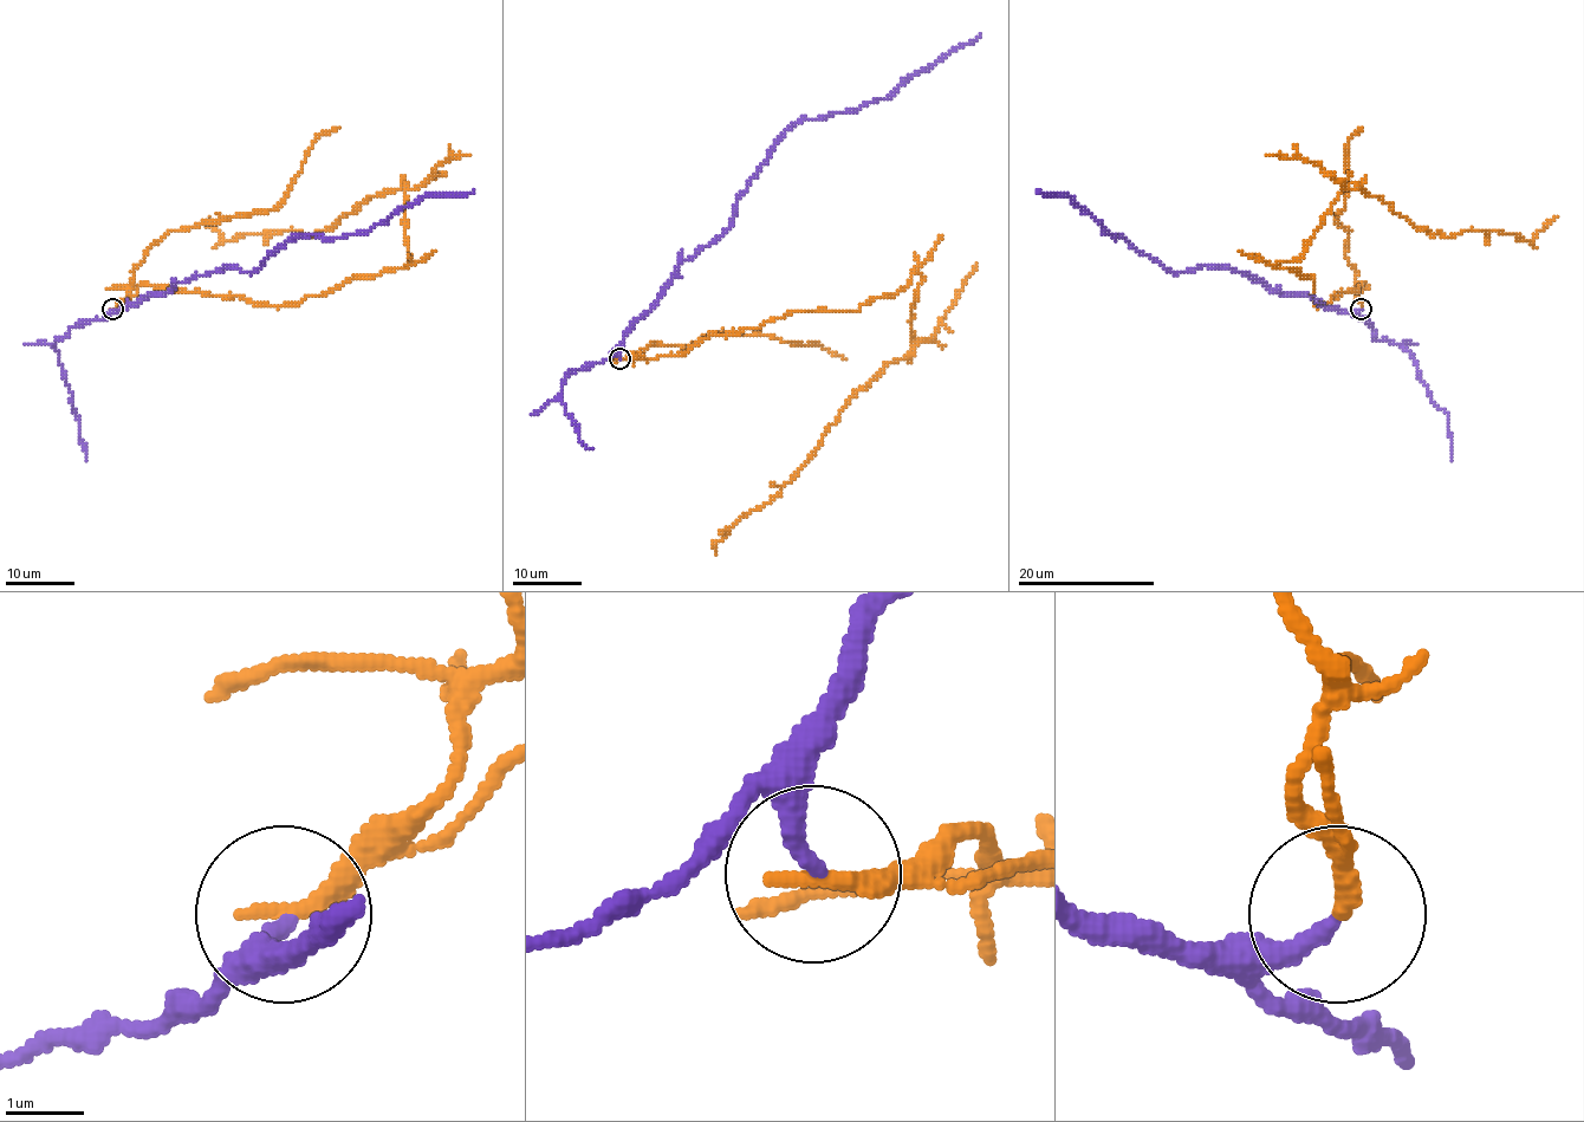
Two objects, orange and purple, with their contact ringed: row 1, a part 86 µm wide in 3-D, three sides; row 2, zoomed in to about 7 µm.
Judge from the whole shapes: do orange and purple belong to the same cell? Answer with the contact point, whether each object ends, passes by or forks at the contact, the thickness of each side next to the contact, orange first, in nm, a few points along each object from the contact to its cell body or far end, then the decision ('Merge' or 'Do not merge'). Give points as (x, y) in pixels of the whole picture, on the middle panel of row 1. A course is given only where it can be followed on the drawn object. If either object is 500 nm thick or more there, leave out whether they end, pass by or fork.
Place: (620, 358). At the ring orange ends. At the ring purple ends. Thickness 280 nm (orange) against 240 nm. Course of orange: (618, 358), (685, 355), (792, 312), (856, 312), (922, 276), (915, 348), (854, 396), (716, 553). Course of purple: (618, 358), (622, 336), (672, 272), (728, 226), (738, 198), (777, 141), (803, 120), (888, 97), (980, 34). Do not merge

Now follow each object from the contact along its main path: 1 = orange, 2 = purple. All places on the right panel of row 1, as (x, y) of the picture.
1: (1361, 309), (1363, 285), (1318, 306), (1272, 266), (1344, 188), (1445, 237), (1557, 218)
2: (1361, 309), (1276, 293), (1229, 267), (1169, 272), (1070, 198), (1037, 190)

